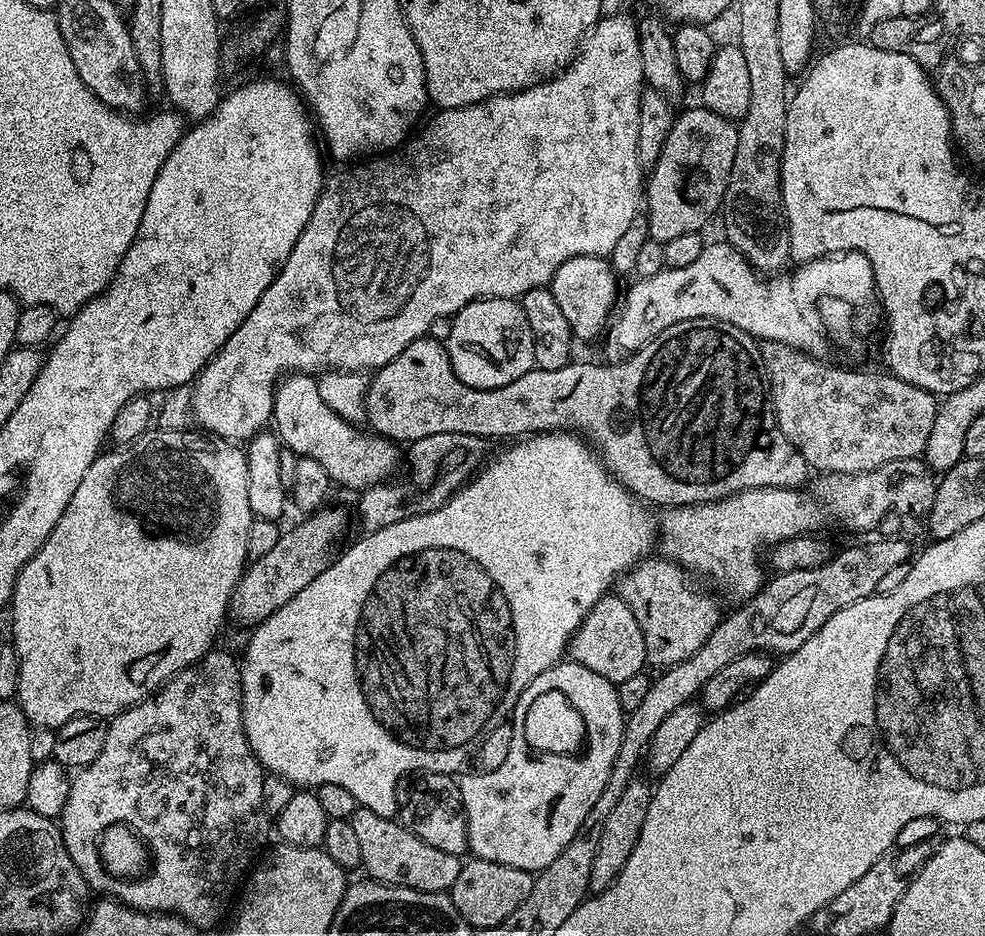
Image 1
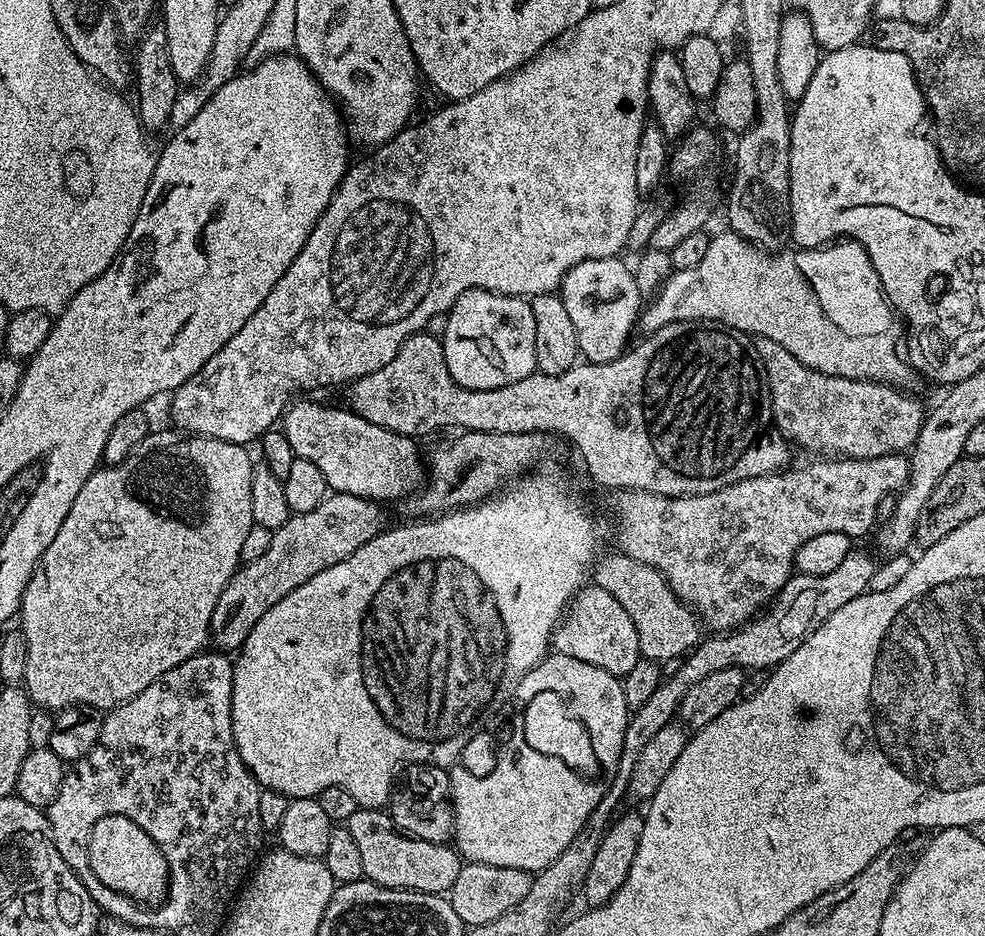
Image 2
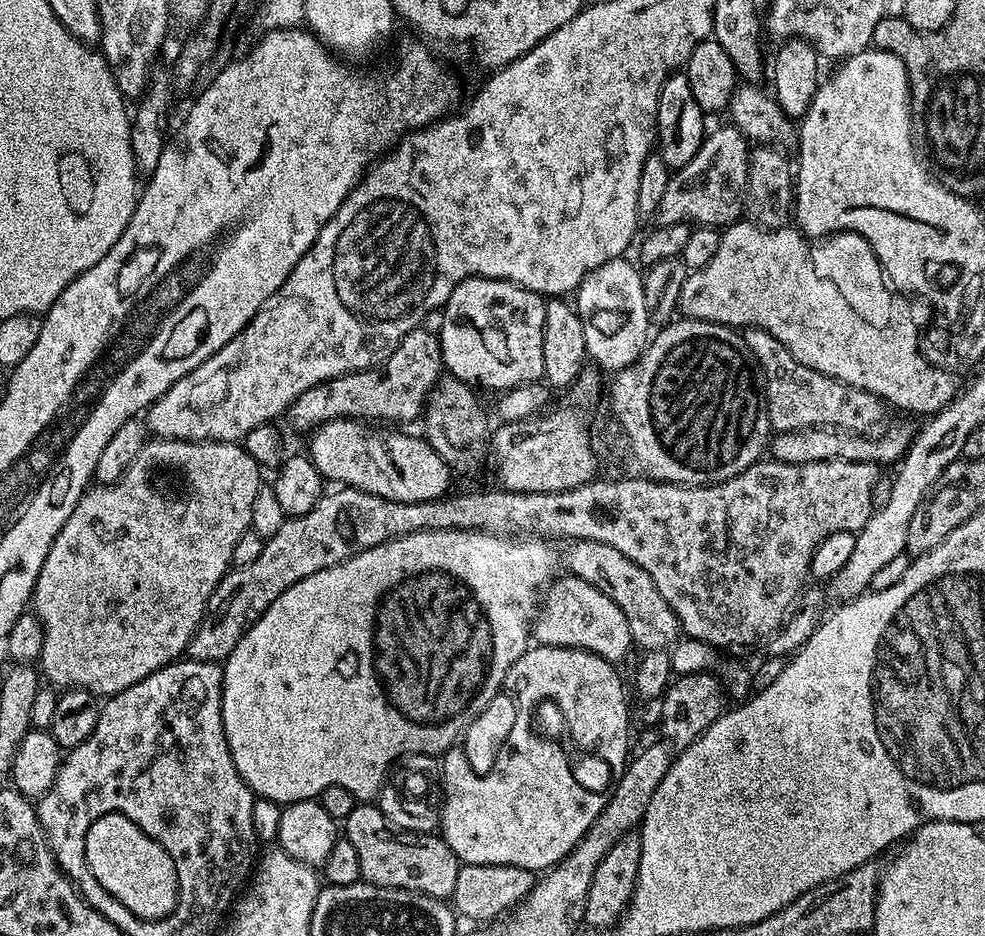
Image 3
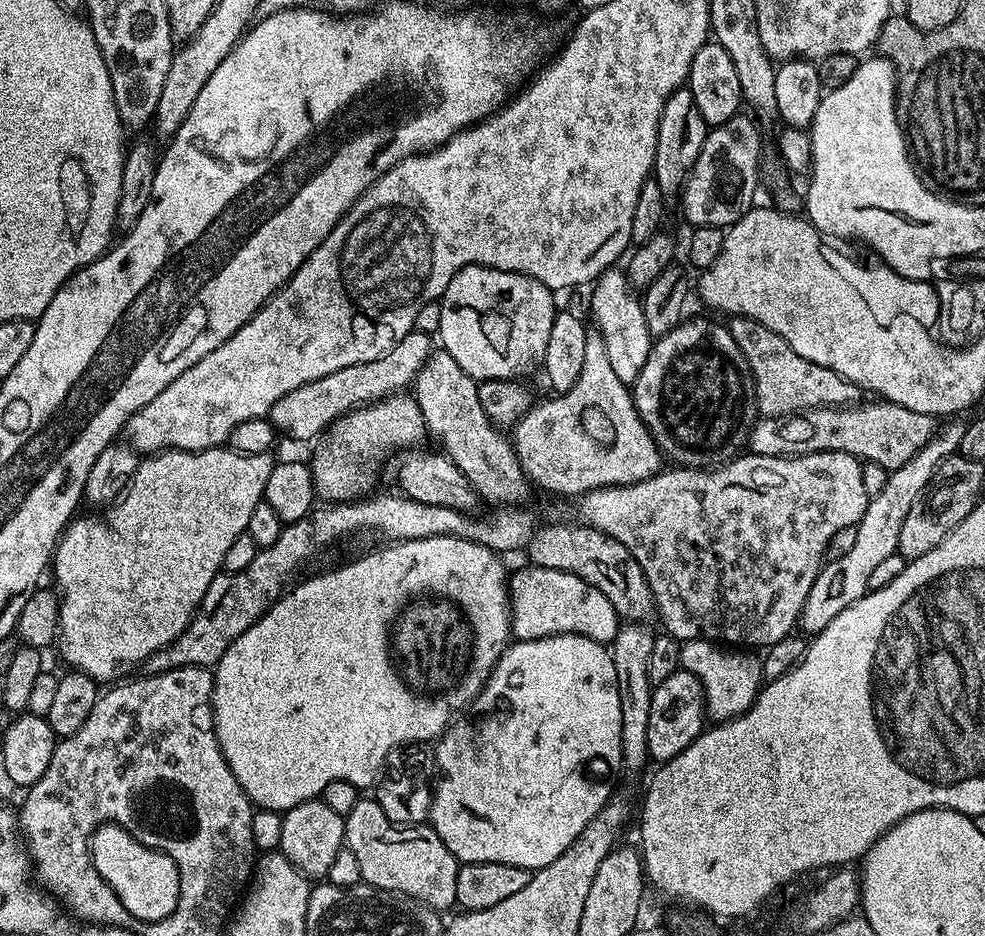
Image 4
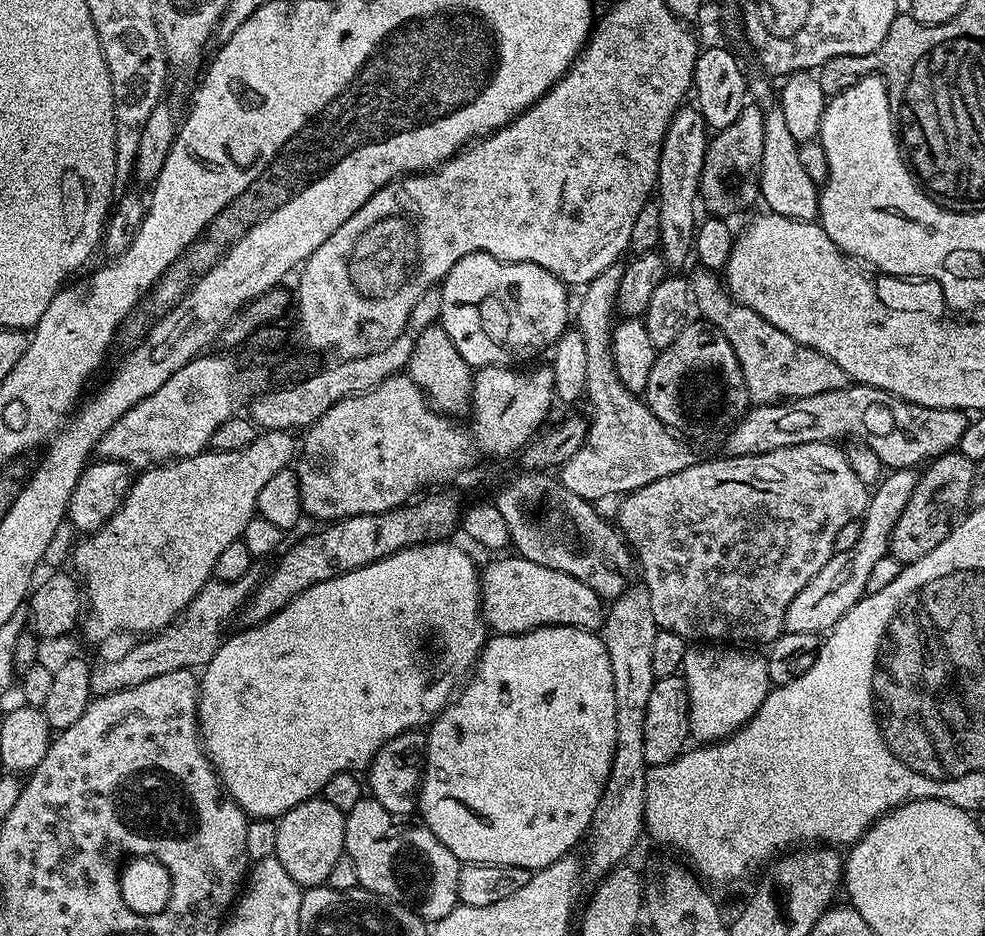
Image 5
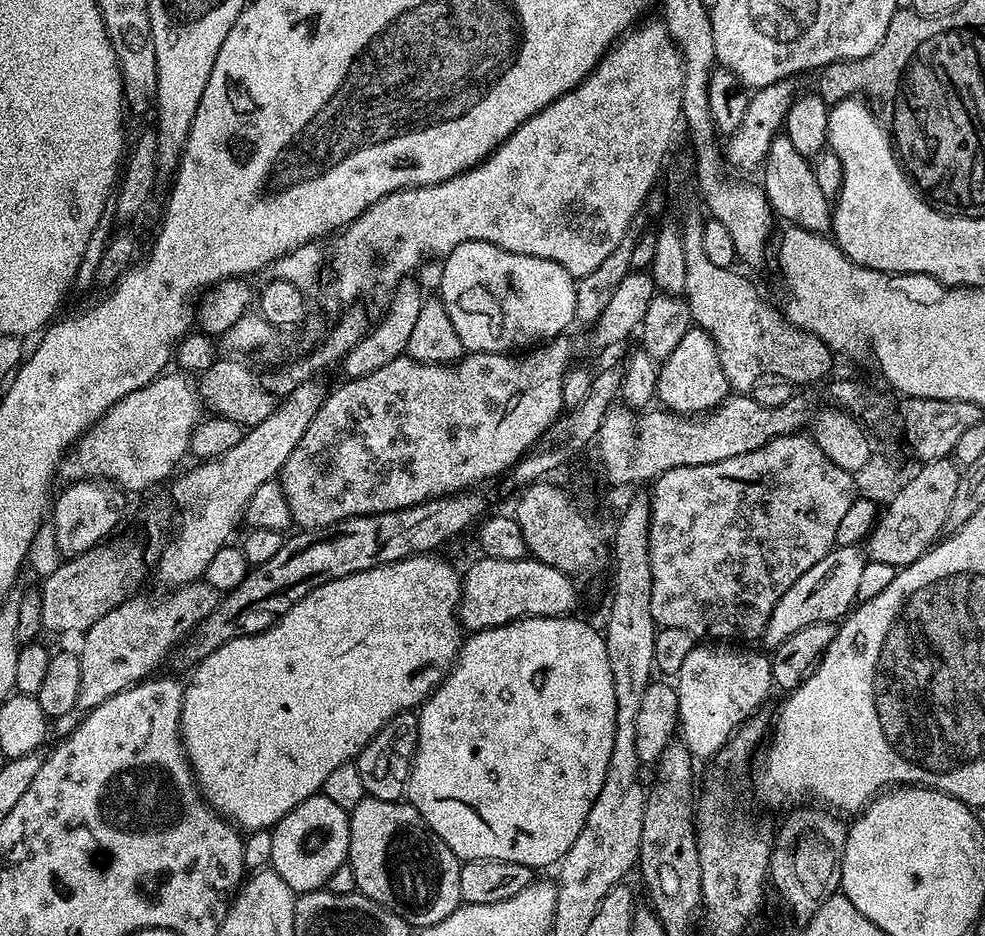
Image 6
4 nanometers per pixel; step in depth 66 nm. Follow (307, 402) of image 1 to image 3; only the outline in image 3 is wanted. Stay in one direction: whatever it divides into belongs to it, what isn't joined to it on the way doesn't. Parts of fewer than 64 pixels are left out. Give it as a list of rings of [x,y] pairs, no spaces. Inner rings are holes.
[[[331,420],[311,433],[306,455],[325,481],[346,488],[357,488],[366,494],[378,494],[378,498],[390,498],[390,502],[421,504],[441,500],[449,495],[453,469],[440,457],[438,450],[430,446],[423,435],[407,436],[404,432],[387,432],[384,426],[369,426],[359,420]]]

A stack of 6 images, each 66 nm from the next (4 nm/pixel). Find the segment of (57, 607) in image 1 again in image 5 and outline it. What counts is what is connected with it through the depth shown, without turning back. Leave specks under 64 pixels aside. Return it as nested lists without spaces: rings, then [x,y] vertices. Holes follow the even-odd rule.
[[[264,430],[242,450],[205,450],[197,456],[160,462],[143,469],[133,479],[132,489],[119,510],[99,530],[80,538],[72,552],[74,572],[86,601],[86,615],[82,620],[85,638],[92,644],[100,644],[115,632],[155,634],[167,628],[202,586],[213,579],[214,562],[218,562],[222,549],[243,537],[246,522],[257,515],[256,503],[262,486],[293,463],[298,444],[292,438],[292,432]]]

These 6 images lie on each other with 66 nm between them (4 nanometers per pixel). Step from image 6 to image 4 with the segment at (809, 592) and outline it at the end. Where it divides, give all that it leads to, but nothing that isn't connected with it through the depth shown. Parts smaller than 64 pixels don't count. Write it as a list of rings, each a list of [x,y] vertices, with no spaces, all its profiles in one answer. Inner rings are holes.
[[[956,422],[941,423],[930,438],[930,442],[926,442],[926,446],[922,446],[922,450],[918,450],[918,454],[910,458],[910,462],[889,471],[886,486],[880,494],[869,499],[860,523],[855,527],[854,550],[842,554],[842,558],[825,563],[814,586],[810,586],[810,594],[802,606],[798,621],[801,633],[821,632],[826,626],[830,626],[830,622],[834,622],[834,618],[838,618],[838,614],[842,614],[842,610],[846,610],[846,606],[868,595],[871,572],[885,558],[890,558],[890,554],[898,551],[898,534],[902,534],[902,522],[906,522],[906,514],[910,514],[910,506],[914,506],[914,502],[918,502],[924,495],[938,466],[942,466],[946,458],[957,455],[960,451],[964,424],[952,423]]]

